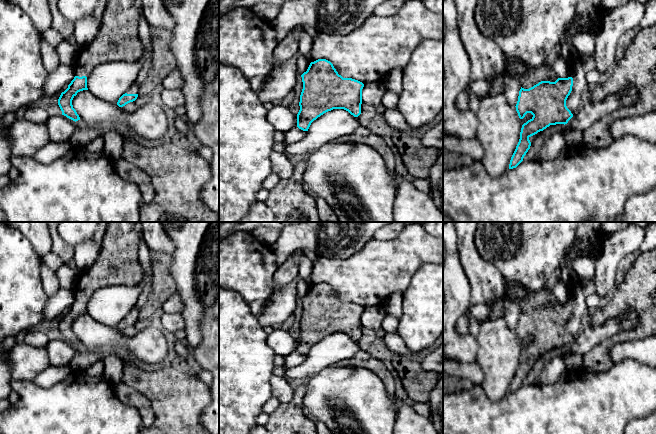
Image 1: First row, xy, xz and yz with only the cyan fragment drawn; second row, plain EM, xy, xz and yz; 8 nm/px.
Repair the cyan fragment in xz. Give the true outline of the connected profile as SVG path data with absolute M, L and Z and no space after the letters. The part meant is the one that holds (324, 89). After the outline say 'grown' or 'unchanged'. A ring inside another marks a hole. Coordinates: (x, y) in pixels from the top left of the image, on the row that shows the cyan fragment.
M326 59L311 62L302 75L303 89L297 127L308 131L311 123L333 109L344 109L354 117L361 114L364 84L352 78L343 78Z; unchanged

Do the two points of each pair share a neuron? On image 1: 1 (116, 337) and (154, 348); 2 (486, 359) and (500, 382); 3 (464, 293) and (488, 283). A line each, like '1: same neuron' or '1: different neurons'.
1: same neuron
2: same neuron
3: different neurons

